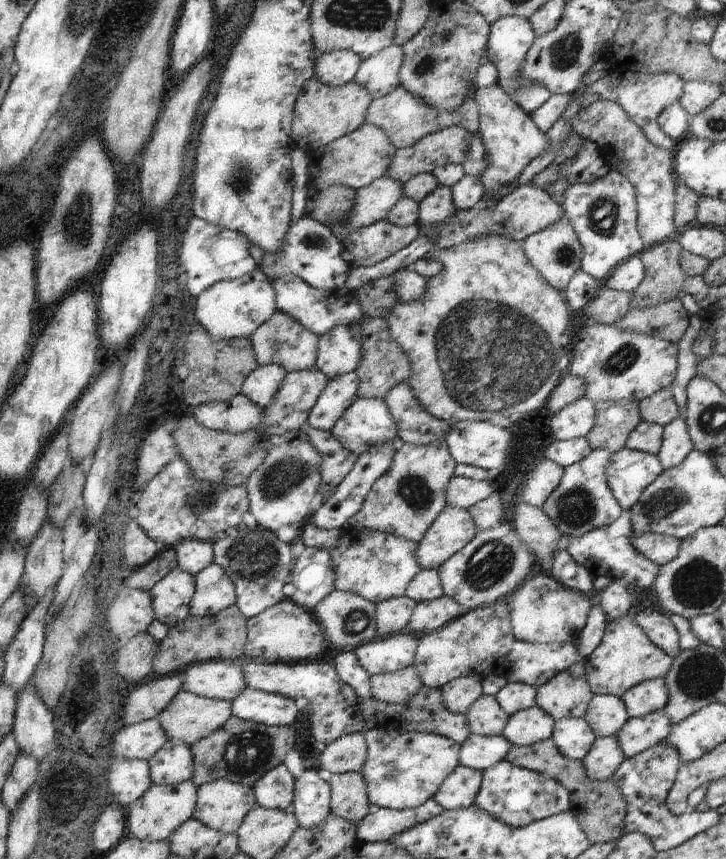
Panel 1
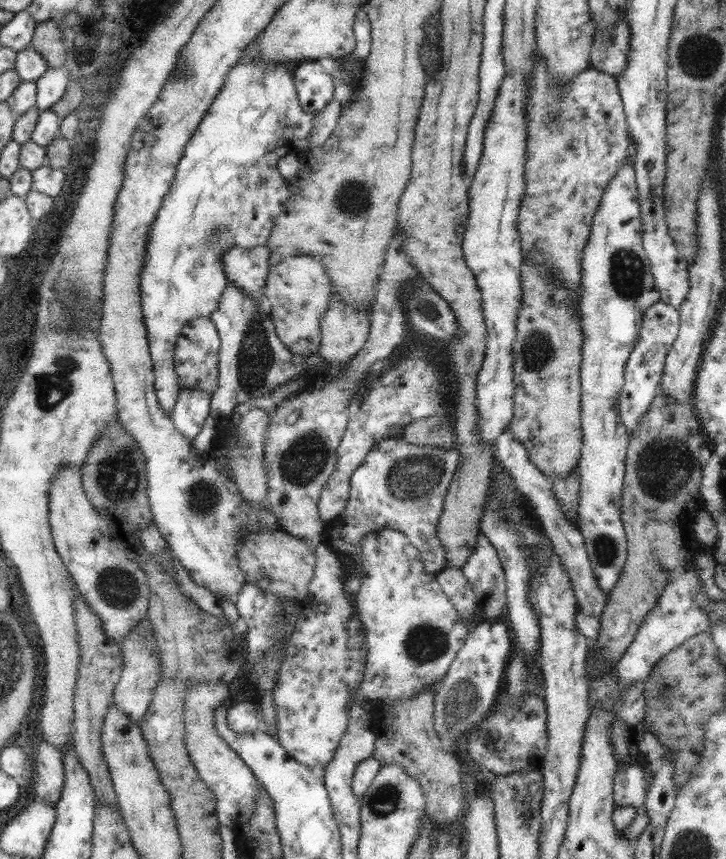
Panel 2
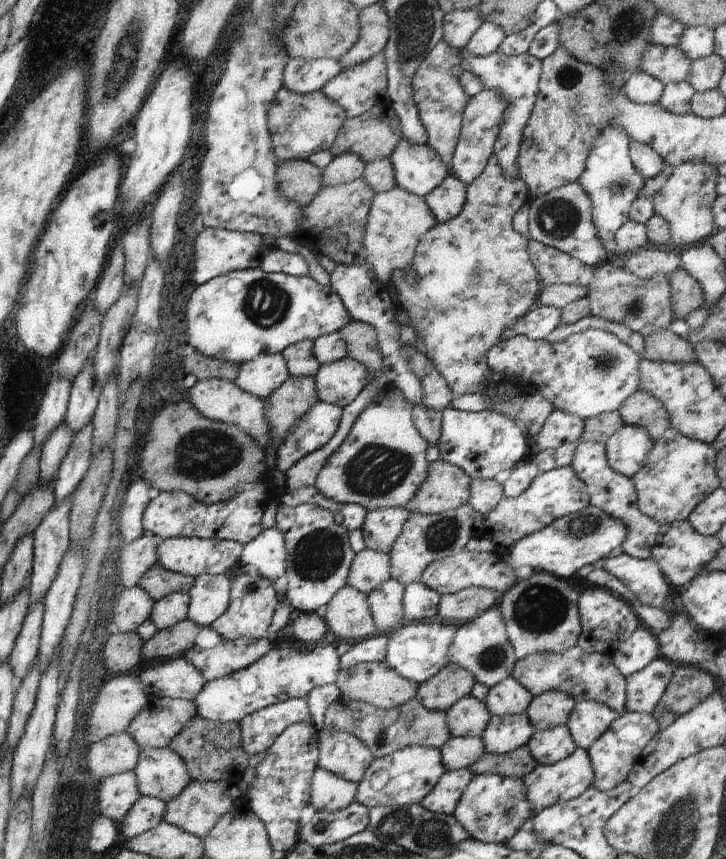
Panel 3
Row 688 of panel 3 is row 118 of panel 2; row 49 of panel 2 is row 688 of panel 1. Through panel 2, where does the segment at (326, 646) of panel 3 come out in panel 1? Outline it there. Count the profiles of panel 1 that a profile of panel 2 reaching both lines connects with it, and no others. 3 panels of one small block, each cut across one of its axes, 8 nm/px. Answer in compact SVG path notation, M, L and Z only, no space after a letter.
M249 687L232 701L234 717L268 727L293 726L299 707L293 699Z

